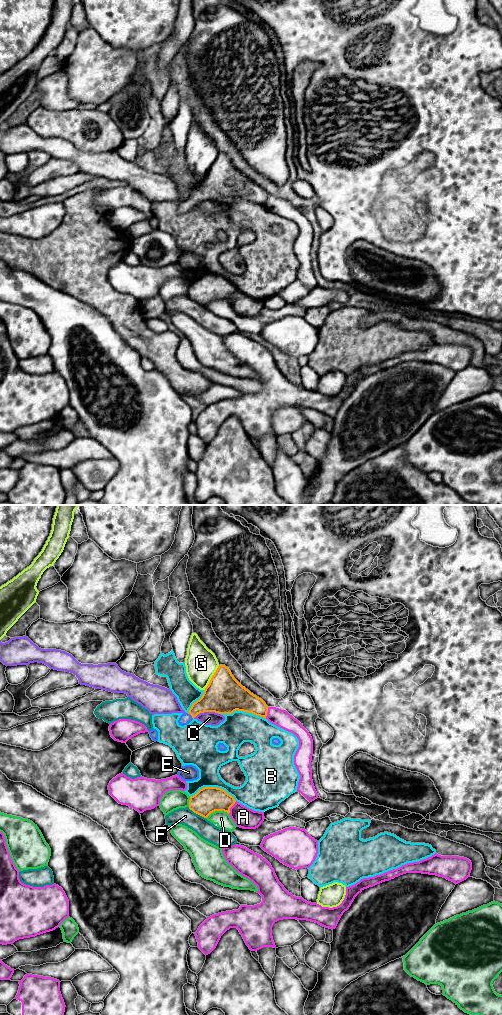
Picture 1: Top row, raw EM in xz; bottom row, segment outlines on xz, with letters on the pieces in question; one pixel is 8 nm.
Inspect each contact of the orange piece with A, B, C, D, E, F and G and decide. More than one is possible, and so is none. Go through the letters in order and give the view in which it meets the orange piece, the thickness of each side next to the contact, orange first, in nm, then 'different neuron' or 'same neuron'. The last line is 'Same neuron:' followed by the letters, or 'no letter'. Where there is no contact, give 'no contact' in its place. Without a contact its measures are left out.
A: xz | 220/170 nm | different neuron
B: xz | 220/240 nm | different neuron
C: xz | 300/110 nm | different neuron
D: xz | 220/130 nm | different neuron
E: xz | 220/90 nm | same neuron
F: xz | 220/150 nm | different neuron
G: xz | 300/260 nm | different neuron
Same neuron: E

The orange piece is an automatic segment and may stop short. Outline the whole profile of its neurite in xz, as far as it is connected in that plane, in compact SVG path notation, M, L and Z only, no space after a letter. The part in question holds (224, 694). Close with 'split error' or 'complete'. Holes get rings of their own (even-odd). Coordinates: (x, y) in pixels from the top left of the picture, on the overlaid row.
M219 665L216 672L212 676L208 686L205 688L202 697L194 702L185 714L182 714L178 720L179 725L189 724L198 714L204 712L215 712L218 714L232 714L234 711L243 711L252 713L266 719L268 706L266 703L248 689L239 683L231 671L225 665Z | split error

